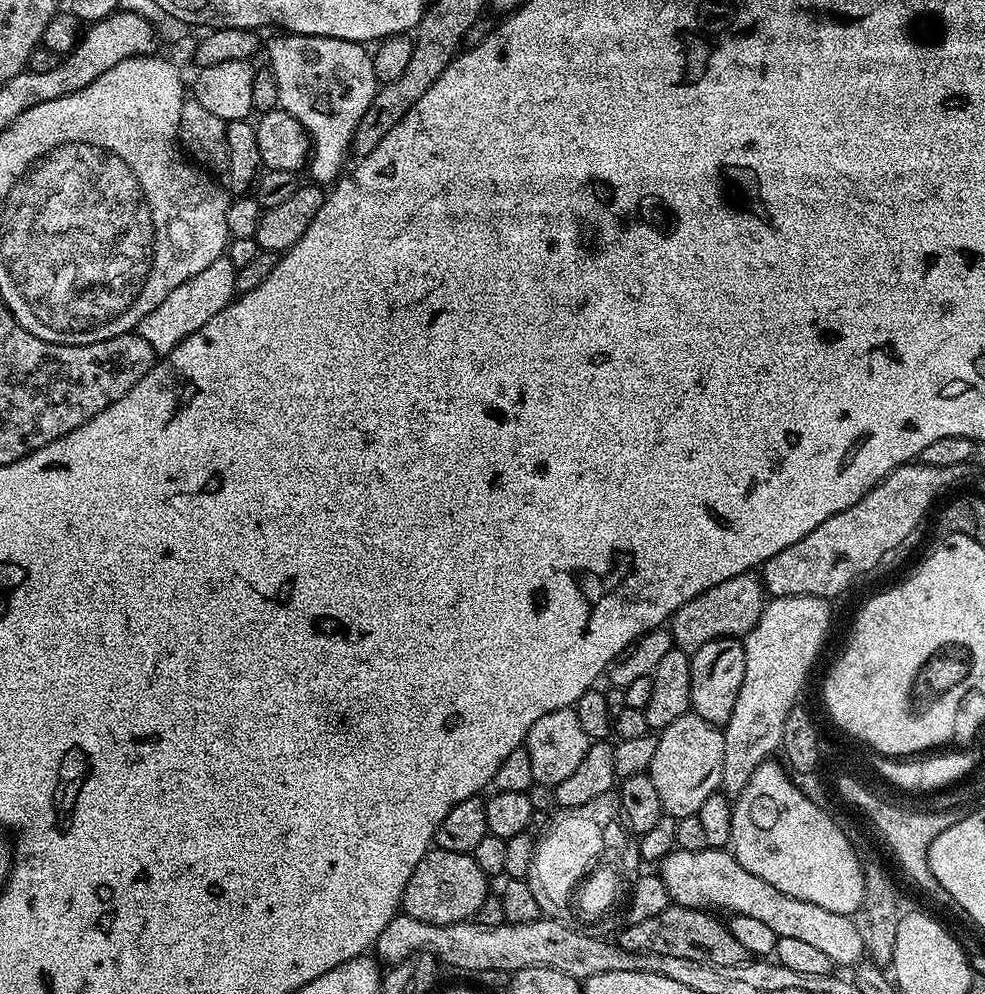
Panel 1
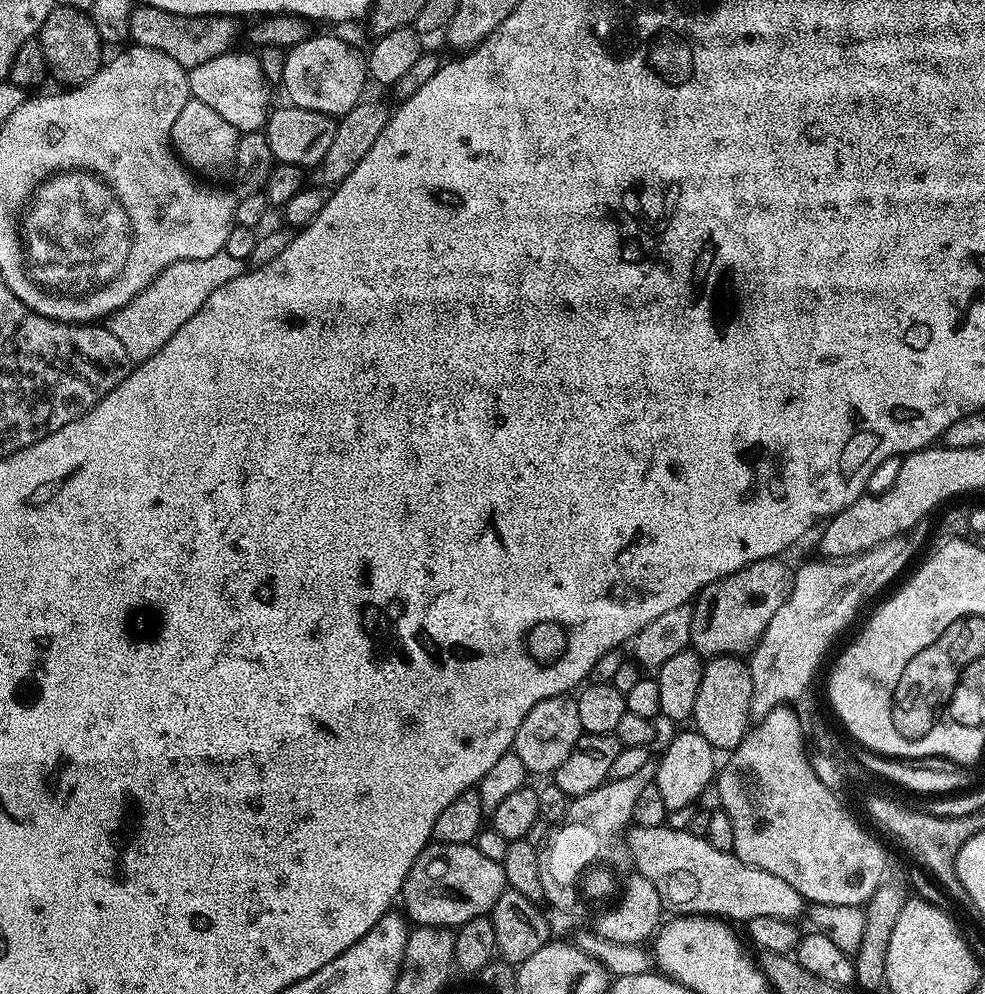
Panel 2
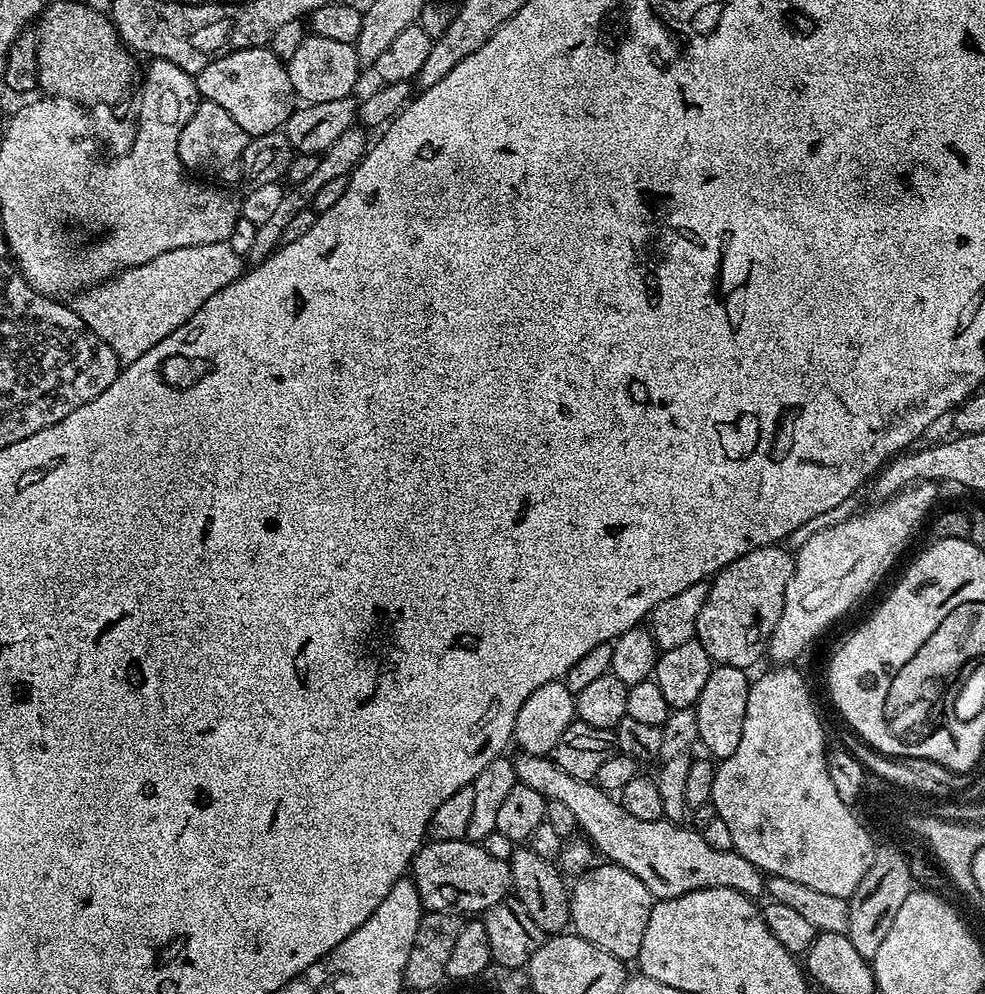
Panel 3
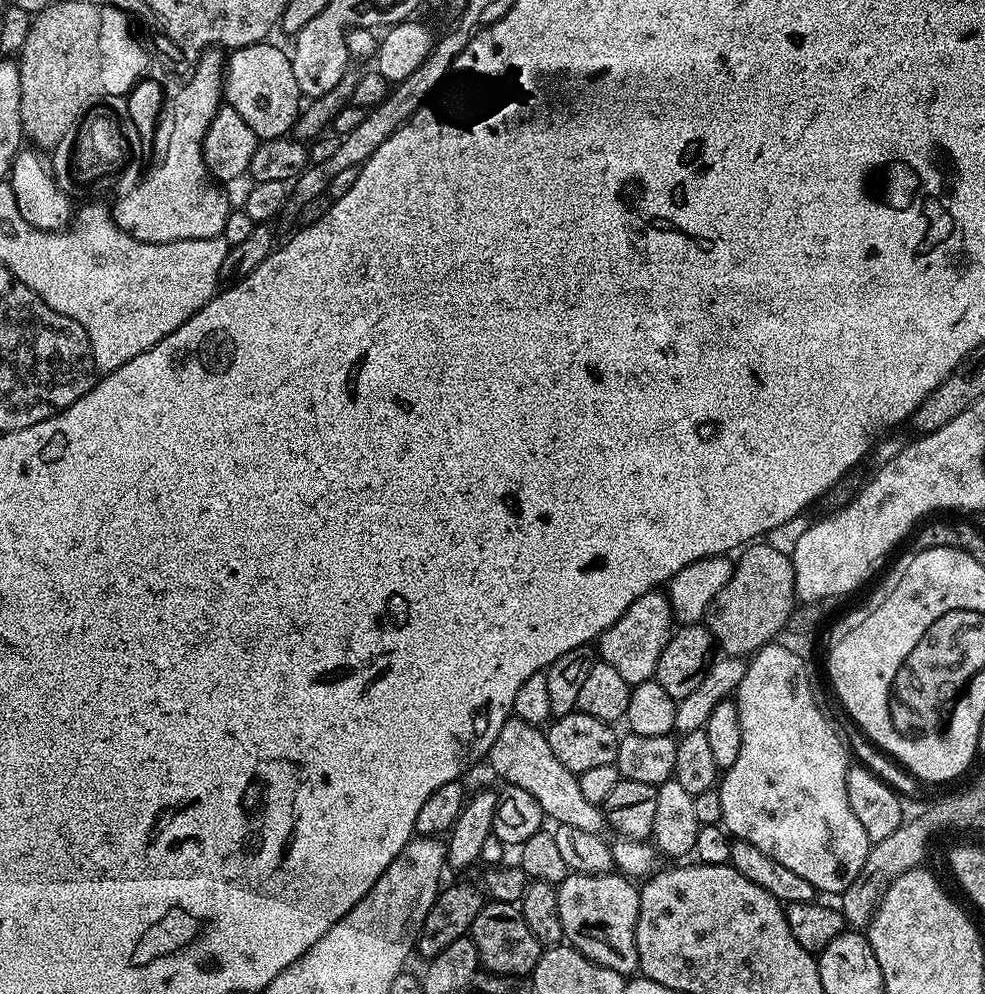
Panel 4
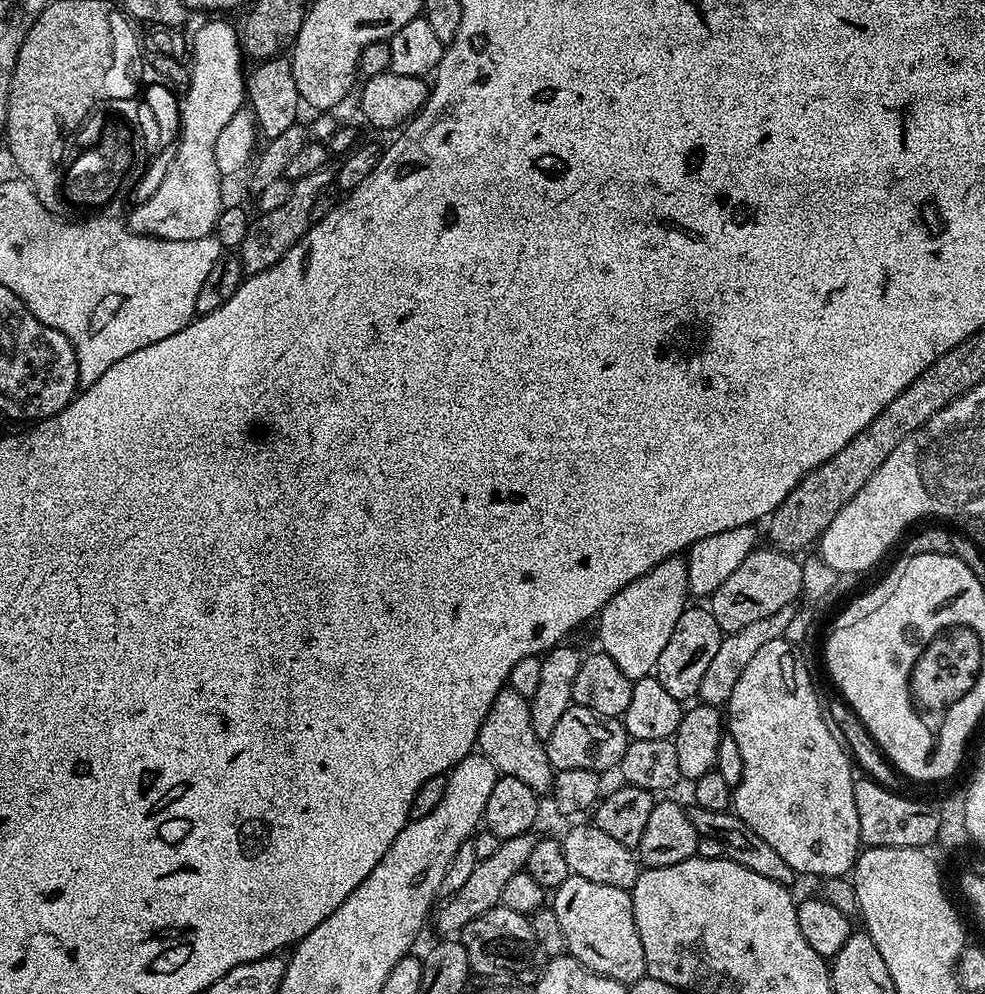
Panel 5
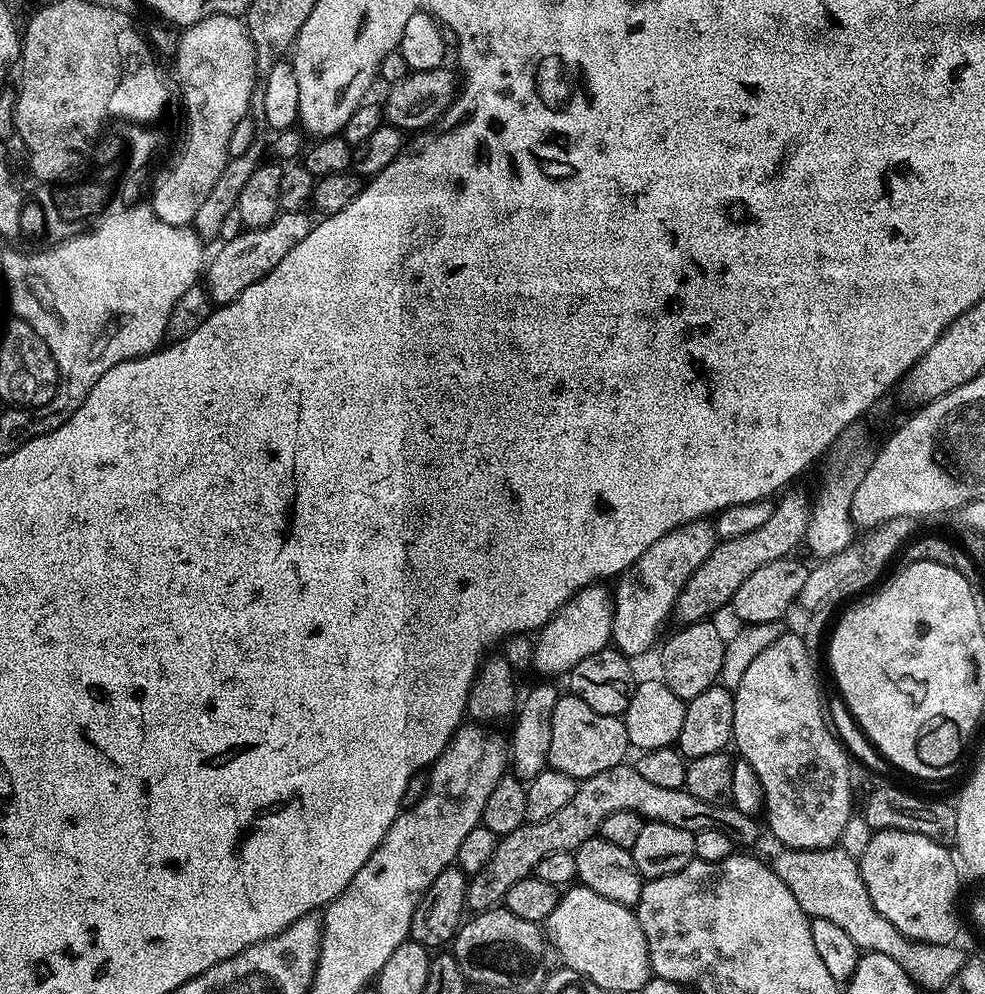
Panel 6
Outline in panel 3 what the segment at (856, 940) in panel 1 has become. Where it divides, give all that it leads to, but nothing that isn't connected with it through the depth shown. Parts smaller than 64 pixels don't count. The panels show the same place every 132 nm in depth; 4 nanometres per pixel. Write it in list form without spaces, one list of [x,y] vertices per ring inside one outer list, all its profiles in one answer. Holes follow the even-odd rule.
[[[532,750],[517,753],[517,756],[511,757],[517,781],[542,794],[547,801],[562,802],[562,806],[574,814],[577,829],[591,841],[595,851],[599,855],[601,852],[605,861],[630,870],[630,874],[634,874],[652,891],[656,900],[678,898],[703,888],[733,888],[743,896],[753,898],[765,891],[766,880],[760,869],[746,862],[746,858],[739,856],[735,850],[714,850],[699,831],[688,826],[680,828],[684,826],[667,818],[642,822],[632,814],[626,814],[619,799],[603,792],[595,783],[570,778],[570,774],[566,774],[566,770],[559,768],[555,760],[547,755]]]

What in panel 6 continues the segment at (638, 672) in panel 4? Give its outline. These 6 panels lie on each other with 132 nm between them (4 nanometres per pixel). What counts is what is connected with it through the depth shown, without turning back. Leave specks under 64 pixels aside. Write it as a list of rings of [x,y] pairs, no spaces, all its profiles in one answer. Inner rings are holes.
[[[707,519],[691,520],[658,538],[658,542],[654,542],[654,546],[650,546],[650,550],[646,550],[646,554],[642,554],[642,558],[634,561],[615,581],[611,643],[623,656],[635,658],[657,647],[660,631],[668,615],[676,612],[676,604],[684,593],[686,582],[690,582],[690,574],[706,562],[717,543],[715,527]]]

